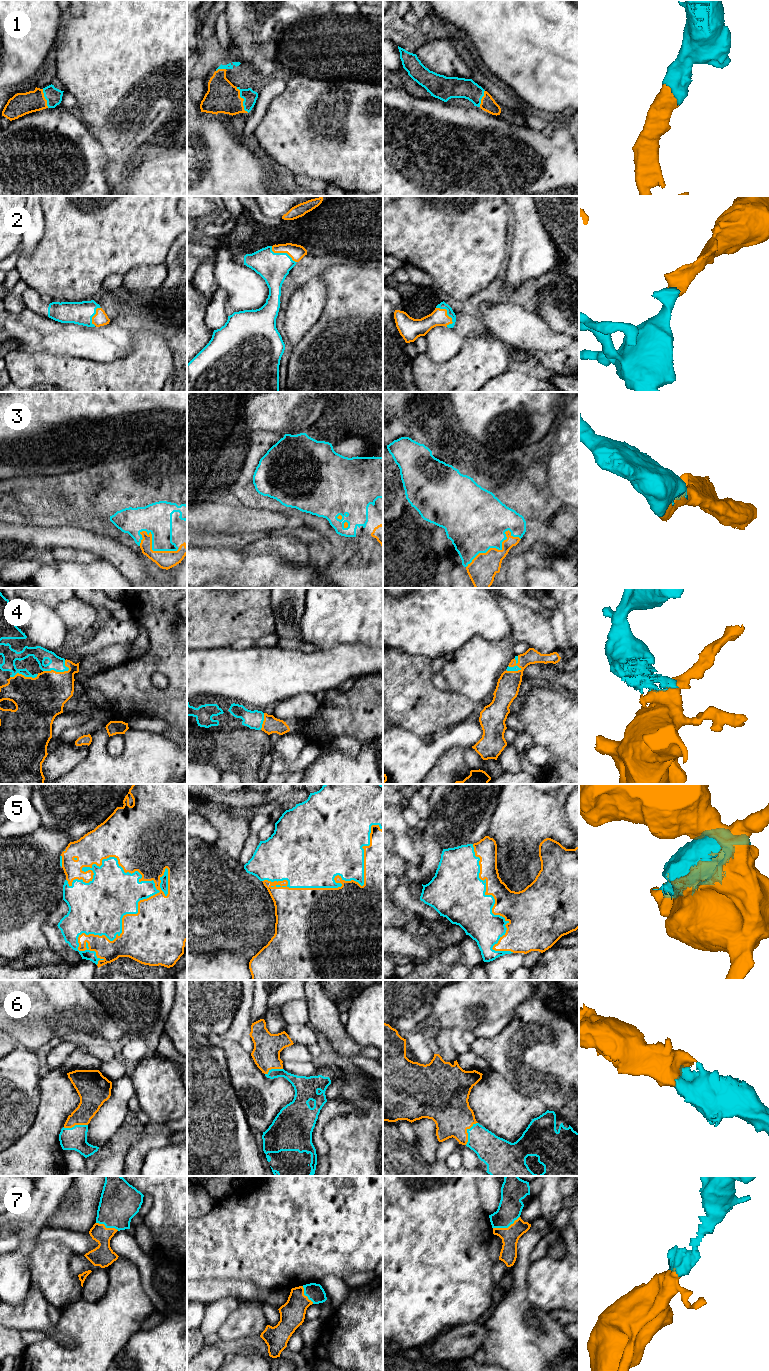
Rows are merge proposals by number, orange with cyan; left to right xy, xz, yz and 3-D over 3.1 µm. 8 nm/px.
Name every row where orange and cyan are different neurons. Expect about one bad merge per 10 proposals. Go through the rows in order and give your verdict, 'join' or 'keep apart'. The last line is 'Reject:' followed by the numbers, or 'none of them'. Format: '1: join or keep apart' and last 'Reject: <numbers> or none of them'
1: join
2: join
3: join
4: join
5: join
6: join
7: join
Reject: none of them

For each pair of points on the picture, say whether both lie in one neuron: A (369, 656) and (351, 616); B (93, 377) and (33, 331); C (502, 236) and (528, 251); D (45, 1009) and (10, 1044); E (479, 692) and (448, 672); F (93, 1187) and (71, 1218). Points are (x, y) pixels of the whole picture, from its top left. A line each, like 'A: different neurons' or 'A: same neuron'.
A: different neurons
B: different neurons
C: different neurons
D: different neurons
E: same neuron
F: same neuron

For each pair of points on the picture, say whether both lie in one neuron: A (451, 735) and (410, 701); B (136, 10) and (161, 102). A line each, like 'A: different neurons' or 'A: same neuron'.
A: different neurons
B: same neuron

